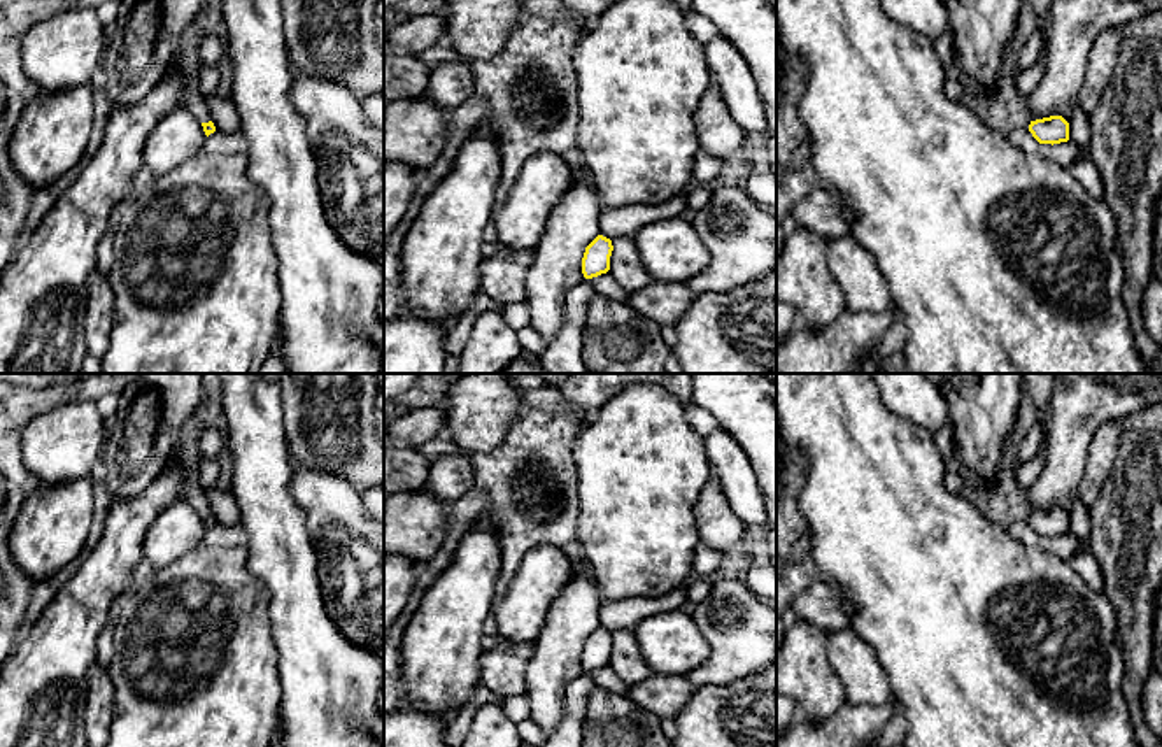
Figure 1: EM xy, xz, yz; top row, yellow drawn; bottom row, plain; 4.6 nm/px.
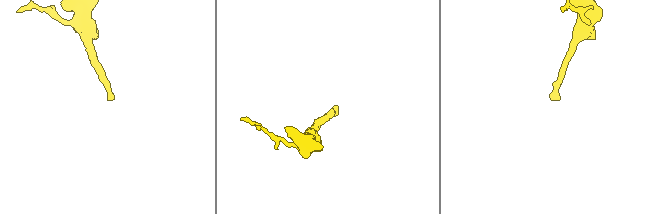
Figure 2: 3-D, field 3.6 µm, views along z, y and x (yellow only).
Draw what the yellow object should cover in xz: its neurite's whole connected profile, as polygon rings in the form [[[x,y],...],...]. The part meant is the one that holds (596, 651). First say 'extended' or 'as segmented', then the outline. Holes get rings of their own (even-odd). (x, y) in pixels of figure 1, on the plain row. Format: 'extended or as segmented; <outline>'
as segmented; [[[598,628],[587,640],[582,651],[582,666],[585,672],[598,670],[610,663],[612,633]]]

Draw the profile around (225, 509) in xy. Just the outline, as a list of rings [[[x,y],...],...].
[[[219,484],[205,489],[205,494],[210,502],[212,516],[221,524],[238,524],[240,510],[233,498],[231,489],[224,489]]]

